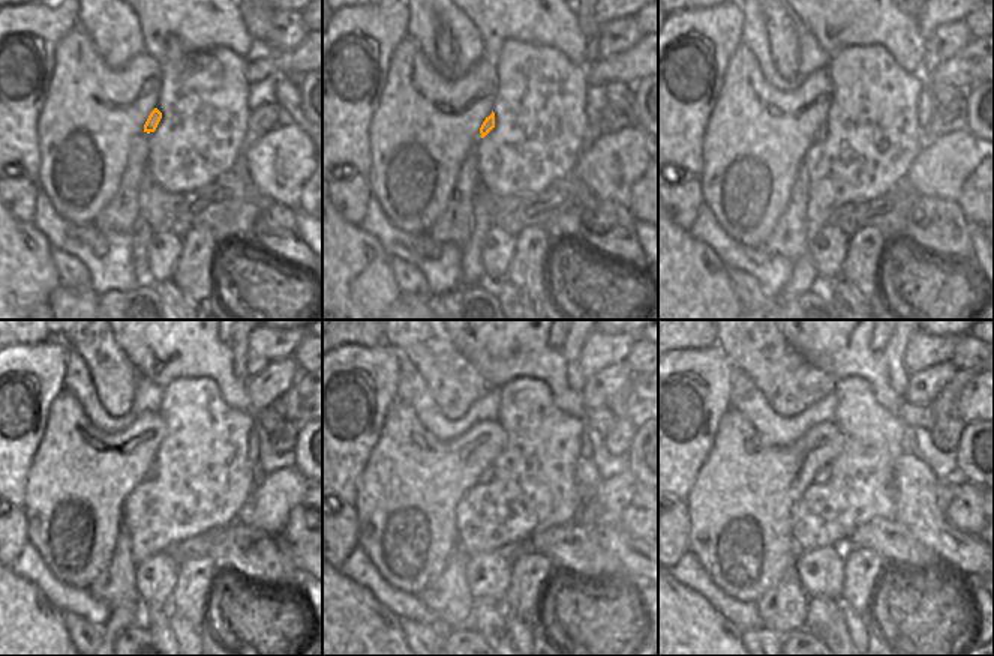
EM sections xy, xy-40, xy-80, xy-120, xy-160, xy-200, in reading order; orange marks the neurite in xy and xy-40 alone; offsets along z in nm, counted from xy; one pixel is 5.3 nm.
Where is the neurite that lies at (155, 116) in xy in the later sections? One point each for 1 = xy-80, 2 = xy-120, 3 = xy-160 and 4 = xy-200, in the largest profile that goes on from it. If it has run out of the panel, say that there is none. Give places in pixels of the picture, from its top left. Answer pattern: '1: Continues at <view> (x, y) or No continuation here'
1: Continues at xy-80 (822, 134)
2: Continues at xy-120 (150, 475)
3: Continues at xy-160 (486, 478)
4: Continues at xy-200 (823, 476).

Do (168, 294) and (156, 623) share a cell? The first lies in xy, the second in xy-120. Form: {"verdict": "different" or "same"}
{"verdict": "different"}

